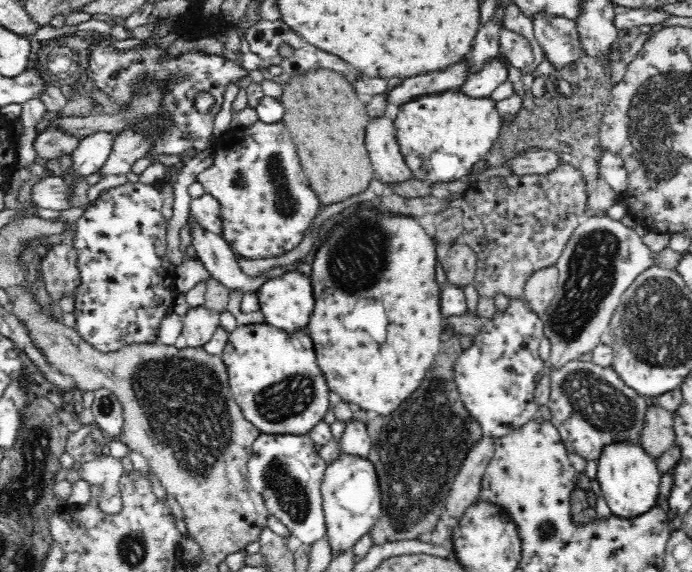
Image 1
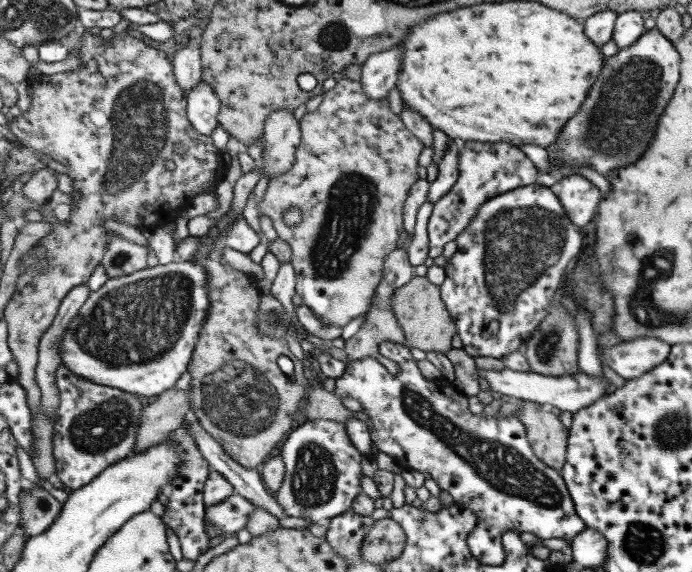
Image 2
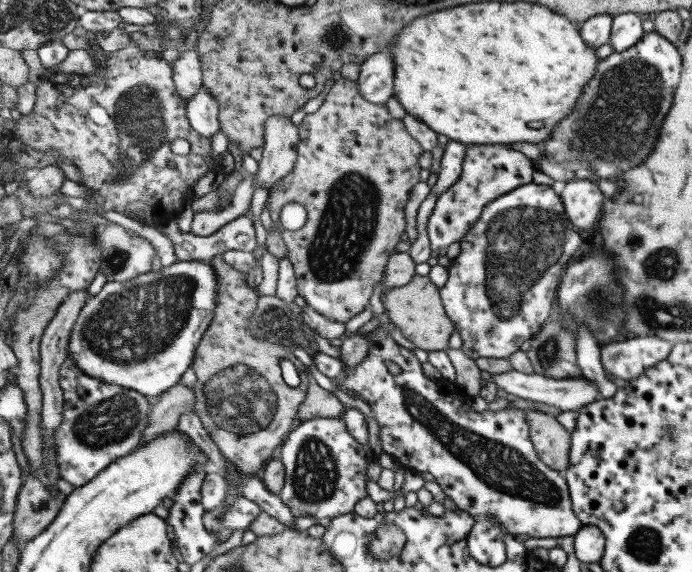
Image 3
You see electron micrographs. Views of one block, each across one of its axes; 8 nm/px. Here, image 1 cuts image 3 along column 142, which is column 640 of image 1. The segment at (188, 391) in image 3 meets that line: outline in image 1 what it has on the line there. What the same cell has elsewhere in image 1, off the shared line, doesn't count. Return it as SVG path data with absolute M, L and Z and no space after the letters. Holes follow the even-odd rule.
M653 401L646 414L646 422L640 438L641 446L652 458L660 460L664 452L675 446L675 441L674 413Z

